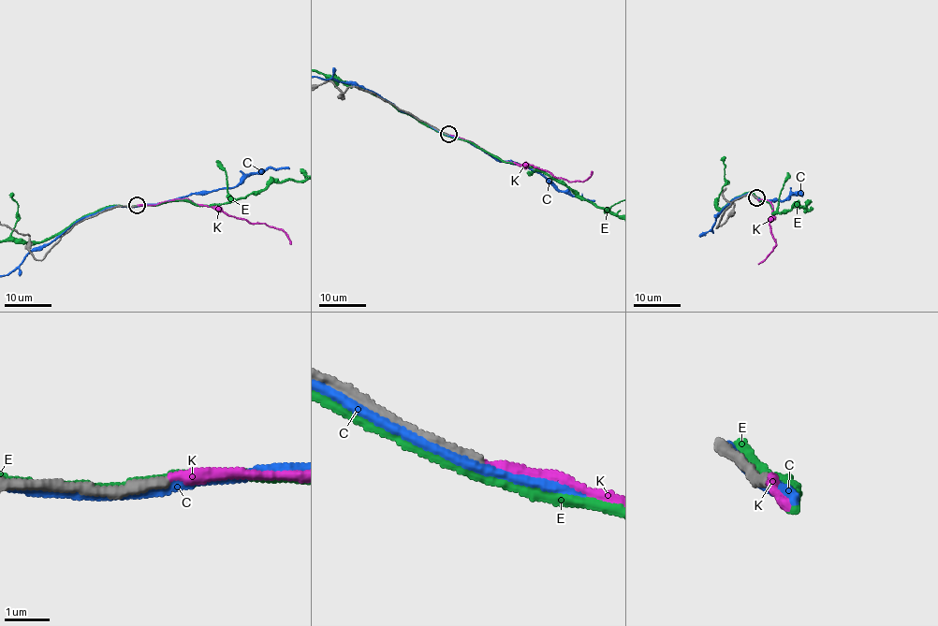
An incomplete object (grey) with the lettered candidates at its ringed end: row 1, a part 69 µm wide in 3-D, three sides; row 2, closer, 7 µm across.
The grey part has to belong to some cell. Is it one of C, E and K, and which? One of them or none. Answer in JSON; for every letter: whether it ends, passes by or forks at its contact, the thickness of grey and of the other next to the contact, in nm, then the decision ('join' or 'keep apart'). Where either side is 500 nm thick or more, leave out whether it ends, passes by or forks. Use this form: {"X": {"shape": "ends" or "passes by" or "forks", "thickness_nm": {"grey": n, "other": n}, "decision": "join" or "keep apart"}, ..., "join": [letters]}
{"C": {"shape": "passes by", "thickness_nm": {"grey": 190, "other": 190}, "decision": "keep apart"}, "E": {"shape": "passes by", "thickness_nm": {"grey": 190, "other": 240}, "decision": "keep apart"}, "K": {"shape": "ends", "thickness_nm": {"grey": 200, "other": 200}, "decision": "join"}, "join": ["K"]}

